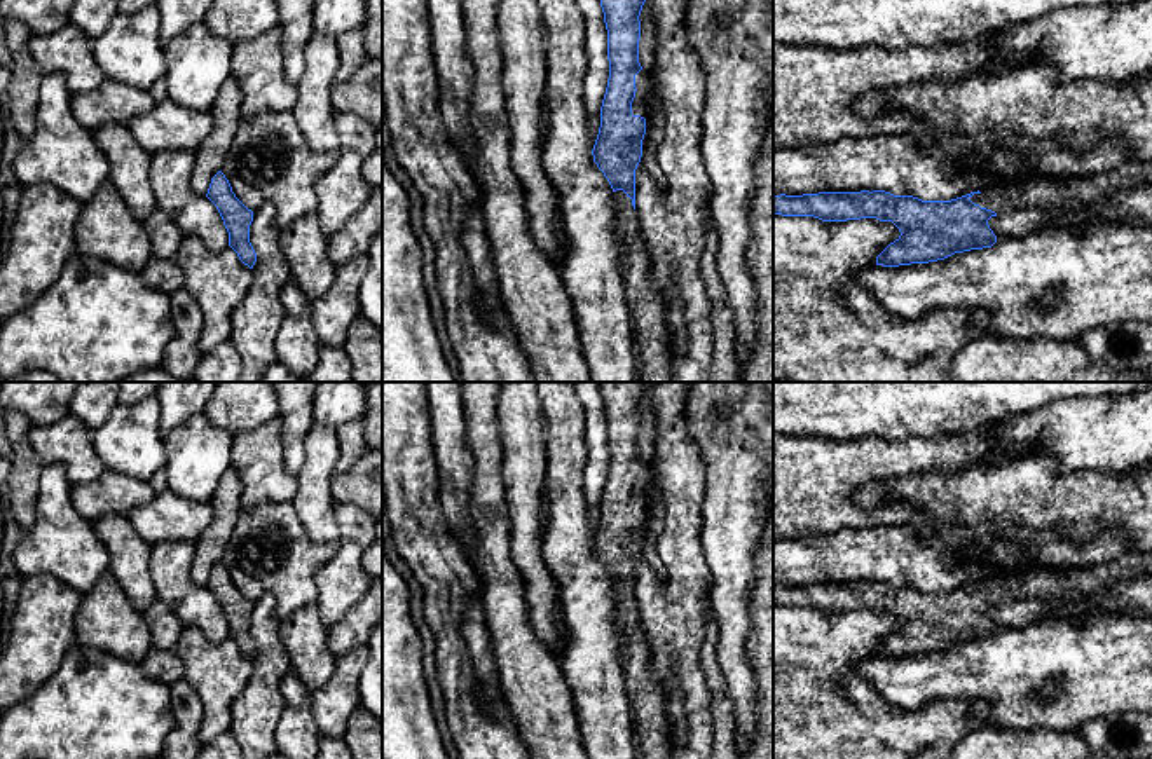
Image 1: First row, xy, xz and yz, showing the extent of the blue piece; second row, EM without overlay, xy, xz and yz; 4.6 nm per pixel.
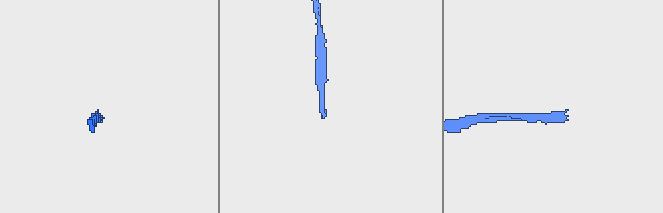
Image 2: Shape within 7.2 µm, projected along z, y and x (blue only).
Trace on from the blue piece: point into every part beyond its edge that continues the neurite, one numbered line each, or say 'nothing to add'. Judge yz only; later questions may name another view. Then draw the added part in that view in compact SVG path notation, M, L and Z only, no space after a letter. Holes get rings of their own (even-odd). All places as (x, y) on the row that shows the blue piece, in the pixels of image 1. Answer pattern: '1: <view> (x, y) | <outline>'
1: yz (1063, 196) | M1131 161L1108 173L1086 178L1054 180L1033 176L1021 183L1005 183L993 190L974 194L969 199L997 215L1019 209L1072 213L1100 199L1112 197L1119 190L1131 190L1143 183L1152 183L1152 161Z

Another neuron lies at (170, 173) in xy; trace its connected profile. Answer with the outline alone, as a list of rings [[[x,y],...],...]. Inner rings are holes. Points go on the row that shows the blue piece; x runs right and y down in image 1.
[[[161,150],[152,155],[148,180],[157,209],[164,211],[183,232],[195,236],[218,253],[229,246],[229,232],[216,206],[190,185],[195,150]]]

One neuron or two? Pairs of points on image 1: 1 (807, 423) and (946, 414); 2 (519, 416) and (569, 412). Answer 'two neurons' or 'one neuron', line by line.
1: one neuron
2: two neurons

